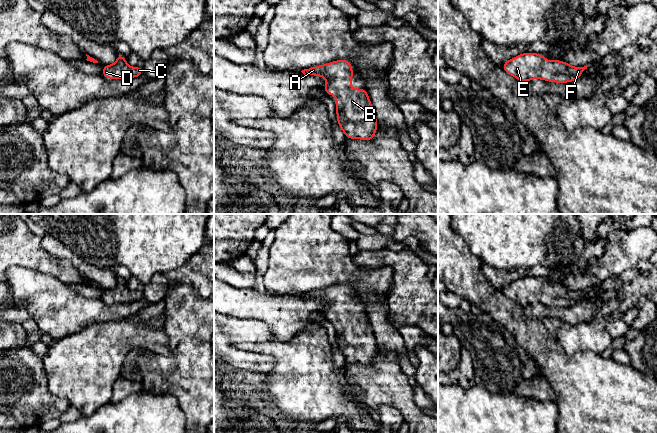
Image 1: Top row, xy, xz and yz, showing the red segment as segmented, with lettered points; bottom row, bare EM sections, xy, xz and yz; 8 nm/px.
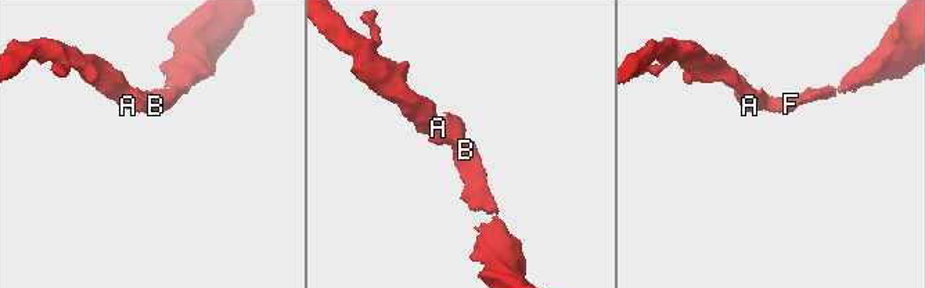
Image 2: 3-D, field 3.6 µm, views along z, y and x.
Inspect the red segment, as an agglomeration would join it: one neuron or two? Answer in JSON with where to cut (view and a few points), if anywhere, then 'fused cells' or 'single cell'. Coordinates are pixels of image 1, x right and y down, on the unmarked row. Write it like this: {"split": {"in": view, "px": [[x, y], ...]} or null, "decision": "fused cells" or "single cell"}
{"split": null, "decision": "single cell"}

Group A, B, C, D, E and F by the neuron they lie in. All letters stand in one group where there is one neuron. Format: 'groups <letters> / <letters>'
groups A B C D E F

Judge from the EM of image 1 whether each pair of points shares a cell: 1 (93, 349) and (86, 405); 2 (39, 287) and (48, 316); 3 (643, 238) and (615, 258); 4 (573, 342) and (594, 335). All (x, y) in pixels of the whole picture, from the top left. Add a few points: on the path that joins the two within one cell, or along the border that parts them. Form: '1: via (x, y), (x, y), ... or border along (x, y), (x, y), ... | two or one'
1: via (88, 363), (87, 391) | one
2: via (41, 294), (48, 301), (48, 309) | one
3: via (636, 245), (629, 252), (622, 255) | one
4: via (578, 337), (589, 336) | one

